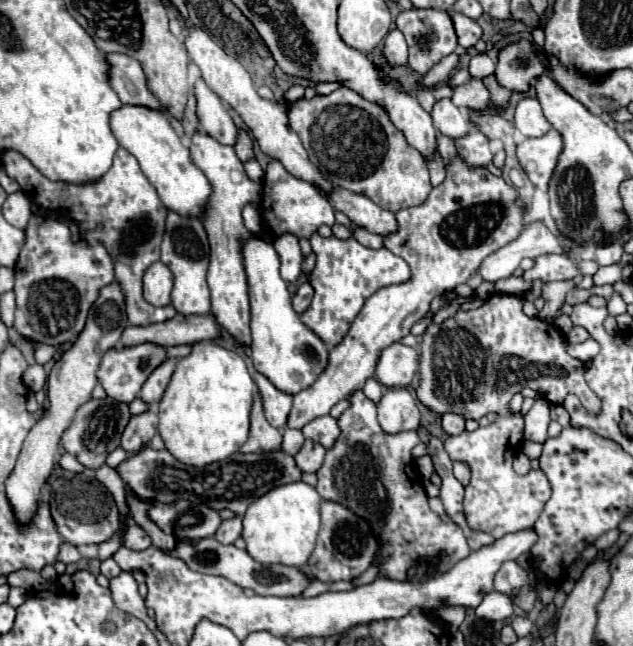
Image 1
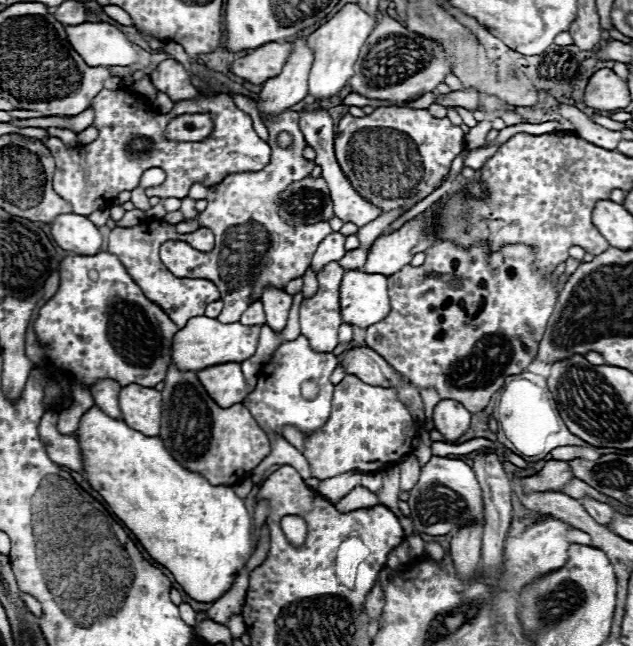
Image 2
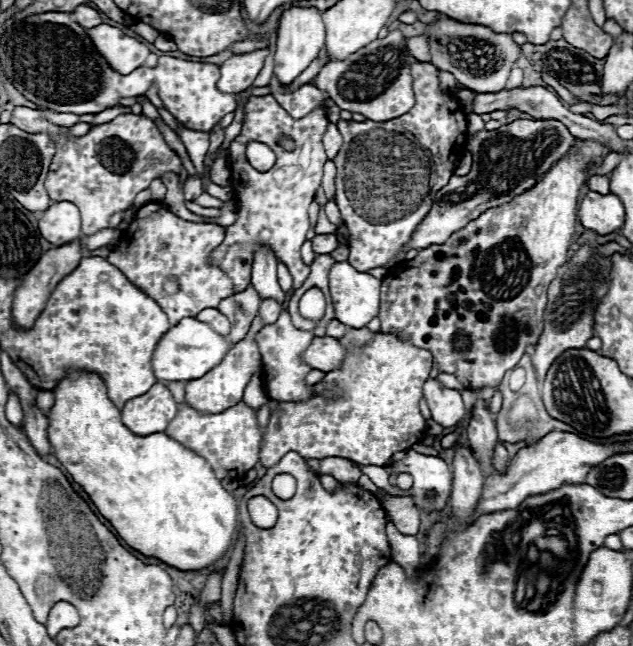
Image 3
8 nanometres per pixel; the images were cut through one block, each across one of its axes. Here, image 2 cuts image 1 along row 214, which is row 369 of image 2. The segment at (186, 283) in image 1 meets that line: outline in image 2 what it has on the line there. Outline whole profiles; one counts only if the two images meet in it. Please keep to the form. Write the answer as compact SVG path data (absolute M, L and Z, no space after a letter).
M170 364L164 378L162 426L158 438L178 464L190 472L202 474L214 486L234 486L270 454L266 432L242 404L220 408L206 394L196 372L182 372L174 364Z

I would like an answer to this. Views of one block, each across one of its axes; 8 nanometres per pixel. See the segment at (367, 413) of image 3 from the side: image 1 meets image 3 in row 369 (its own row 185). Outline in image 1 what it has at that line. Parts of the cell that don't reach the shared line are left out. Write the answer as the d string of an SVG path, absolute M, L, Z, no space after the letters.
M342 86L330 96L314 96L312 100L300 98L294 108L288 110L288 118L290 128L308 150L312 164L336 186L364 194L390 212L422 204L428 198L432 184L424 156L406 142L404 134L378 104Z

